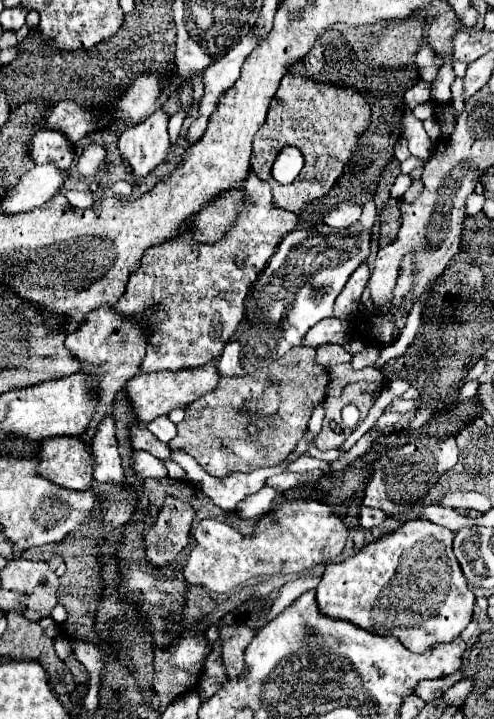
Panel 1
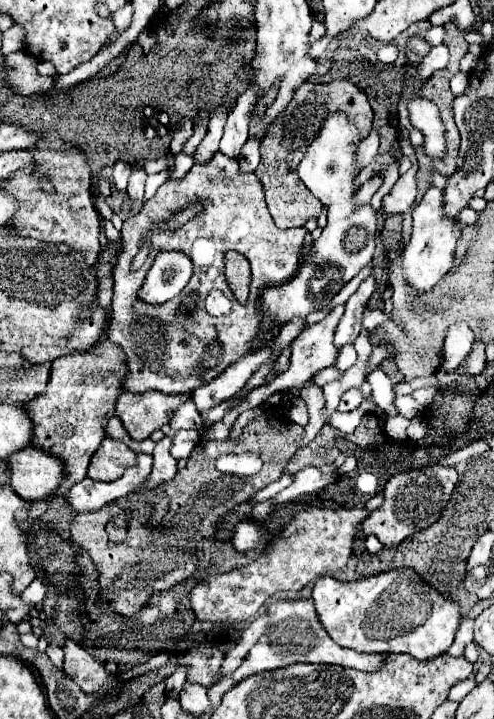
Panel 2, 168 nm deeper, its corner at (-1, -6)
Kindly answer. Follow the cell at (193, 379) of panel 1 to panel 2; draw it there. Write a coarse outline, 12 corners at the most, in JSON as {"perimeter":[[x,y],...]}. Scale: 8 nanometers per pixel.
{"perimeter":[[121,393],[115,413],[131,439],[169,423],[189,395]]}

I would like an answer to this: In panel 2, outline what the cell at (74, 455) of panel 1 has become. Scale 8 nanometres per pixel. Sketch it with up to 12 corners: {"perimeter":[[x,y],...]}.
{"perimeter":[[35,447],[7,459],[13,491],[25,501],[51,495],[63,463]]}

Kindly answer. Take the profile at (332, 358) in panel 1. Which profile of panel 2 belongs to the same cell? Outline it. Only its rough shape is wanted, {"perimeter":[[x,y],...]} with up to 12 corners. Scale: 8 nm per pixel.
{"perimeter":[[345,305],[305,327],[291,343],[291,367],[273,393],[305,385],[335,365],[333,345]]}

